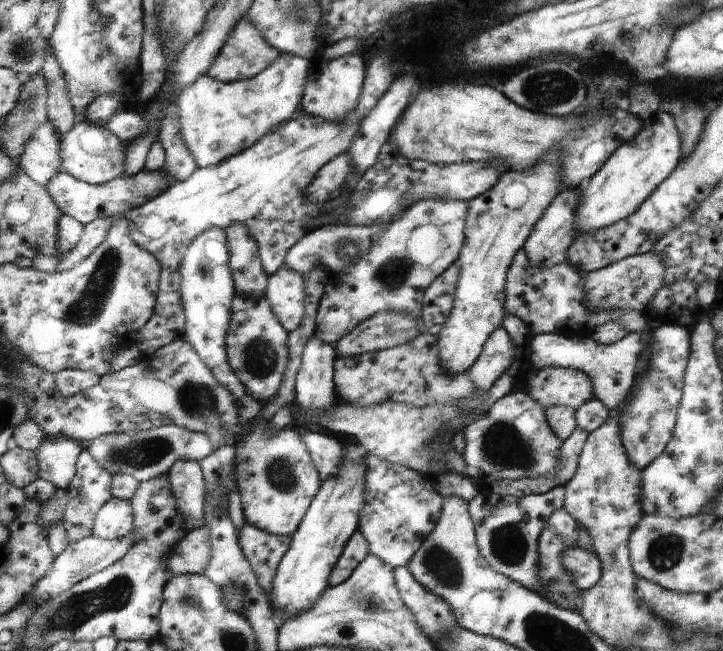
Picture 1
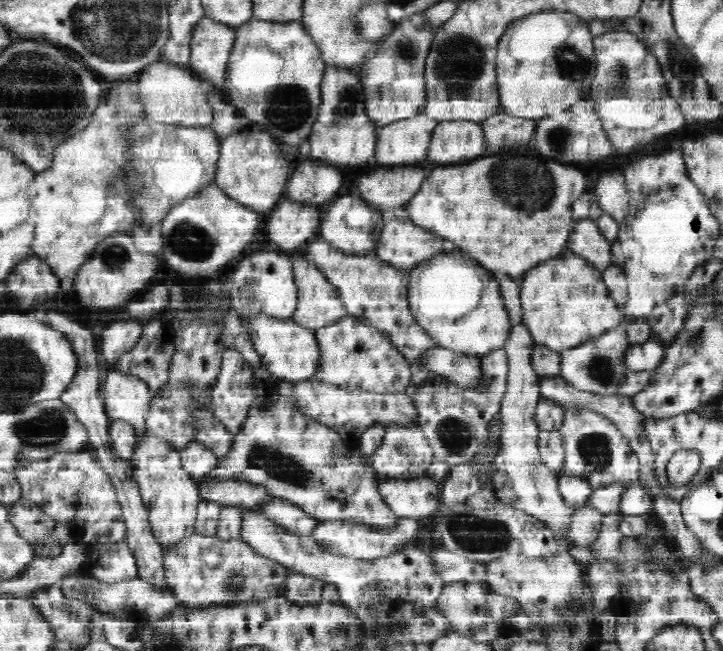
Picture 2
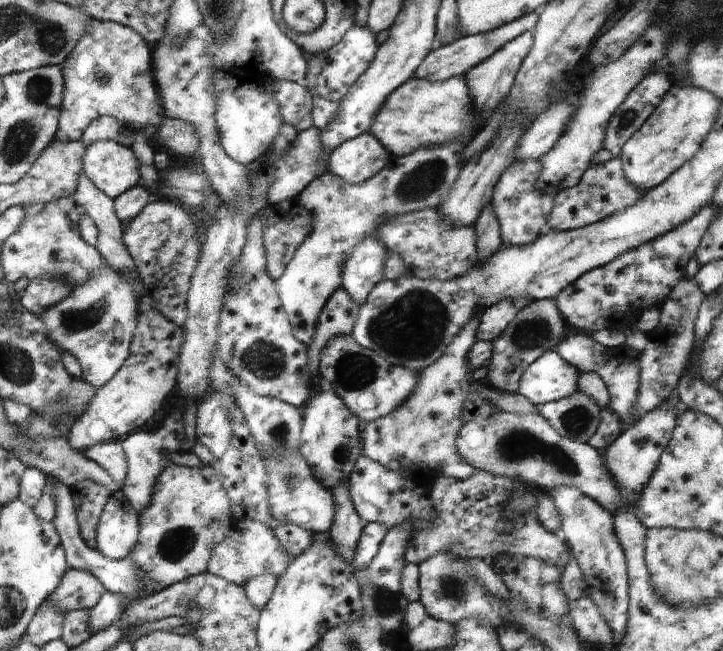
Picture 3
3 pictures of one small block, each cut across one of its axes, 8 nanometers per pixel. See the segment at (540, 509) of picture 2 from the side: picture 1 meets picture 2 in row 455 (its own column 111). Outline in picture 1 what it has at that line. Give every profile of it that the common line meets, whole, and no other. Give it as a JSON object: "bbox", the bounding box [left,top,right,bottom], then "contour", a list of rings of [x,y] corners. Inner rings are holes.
{"bbox":[95,496,134,540],"contour":[[[114,496],[98,513],[95,535],[104,540],[120,540],[133,531],[134,515],[131,501]]]}

